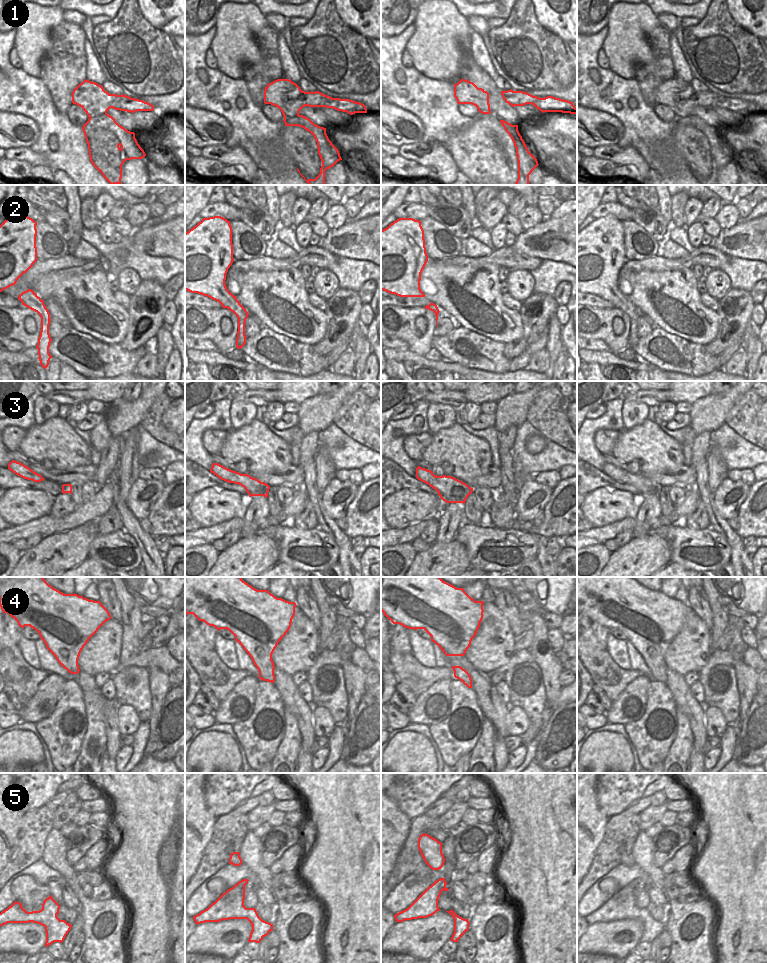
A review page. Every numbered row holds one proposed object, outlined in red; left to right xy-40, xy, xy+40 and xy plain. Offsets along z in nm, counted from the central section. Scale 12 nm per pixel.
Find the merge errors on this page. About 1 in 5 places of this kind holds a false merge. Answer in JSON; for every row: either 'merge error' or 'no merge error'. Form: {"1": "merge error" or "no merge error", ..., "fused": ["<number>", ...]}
{"1": "merge error", "2": "no merge error", "3": "no merge error", "4": "no merge error", "5": "no merge error", "fused": ["1"]}

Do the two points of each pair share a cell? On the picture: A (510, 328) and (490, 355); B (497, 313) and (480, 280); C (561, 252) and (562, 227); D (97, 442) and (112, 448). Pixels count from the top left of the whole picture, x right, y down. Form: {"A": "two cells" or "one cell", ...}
{"A": "two cells", "B": "one cell", "C": "one cell", "D": "two cells"}

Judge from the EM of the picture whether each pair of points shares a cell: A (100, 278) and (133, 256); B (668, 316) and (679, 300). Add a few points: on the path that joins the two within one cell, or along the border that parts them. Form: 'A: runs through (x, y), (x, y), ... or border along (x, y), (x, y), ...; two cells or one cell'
A: border along (107, 274), (110, 278); two cells
B: runs through (672, 312), (675, 309), (675, 304); one cell

